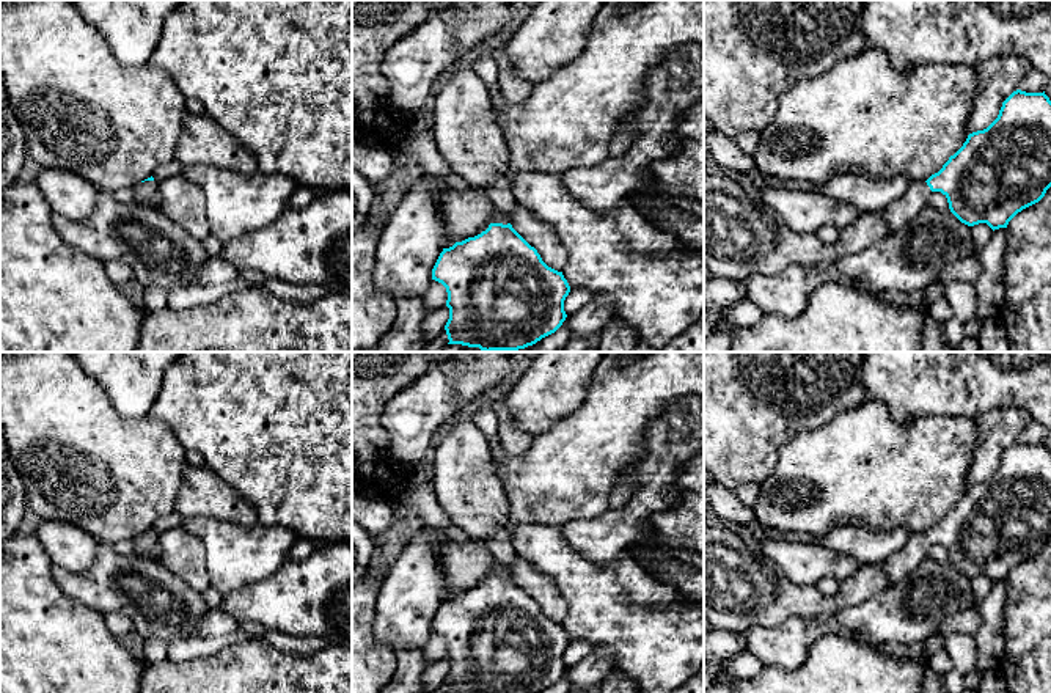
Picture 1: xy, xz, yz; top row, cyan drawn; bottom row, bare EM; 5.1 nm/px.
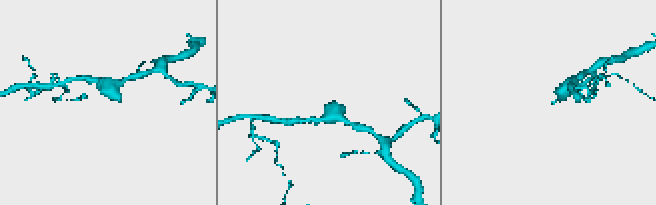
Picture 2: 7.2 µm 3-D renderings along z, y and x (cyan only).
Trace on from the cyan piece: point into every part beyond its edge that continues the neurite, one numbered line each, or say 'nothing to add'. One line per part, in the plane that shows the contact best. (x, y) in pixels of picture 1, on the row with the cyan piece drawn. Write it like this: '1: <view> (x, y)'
1: xz (497, 217)

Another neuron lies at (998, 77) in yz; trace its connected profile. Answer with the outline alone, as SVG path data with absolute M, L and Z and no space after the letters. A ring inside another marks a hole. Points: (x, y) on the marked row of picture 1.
M999 55L980 63L976 68L979 86L968 118L968 132L987 129L998 118L1002 102L1032 69L1032 63L1021 55Z

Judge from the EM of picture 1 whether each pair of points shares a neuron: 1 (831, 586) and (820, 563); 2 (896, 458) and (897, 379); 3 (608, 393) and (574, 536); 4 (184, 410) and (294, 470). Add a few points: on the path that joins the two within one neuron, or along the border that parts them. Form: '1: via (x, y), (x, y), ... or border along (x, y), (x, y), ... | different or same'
1: border along (841, 582), (822, 577), (814, 583) | different
2: border along (864, 401), (882, 401), (894, 420), (905, 423) | different
3: border along (607, 509), (588, 519), (571, 519), (563, 525) | different
4: via (211, 410), (225, 410), (267, 453) | same

